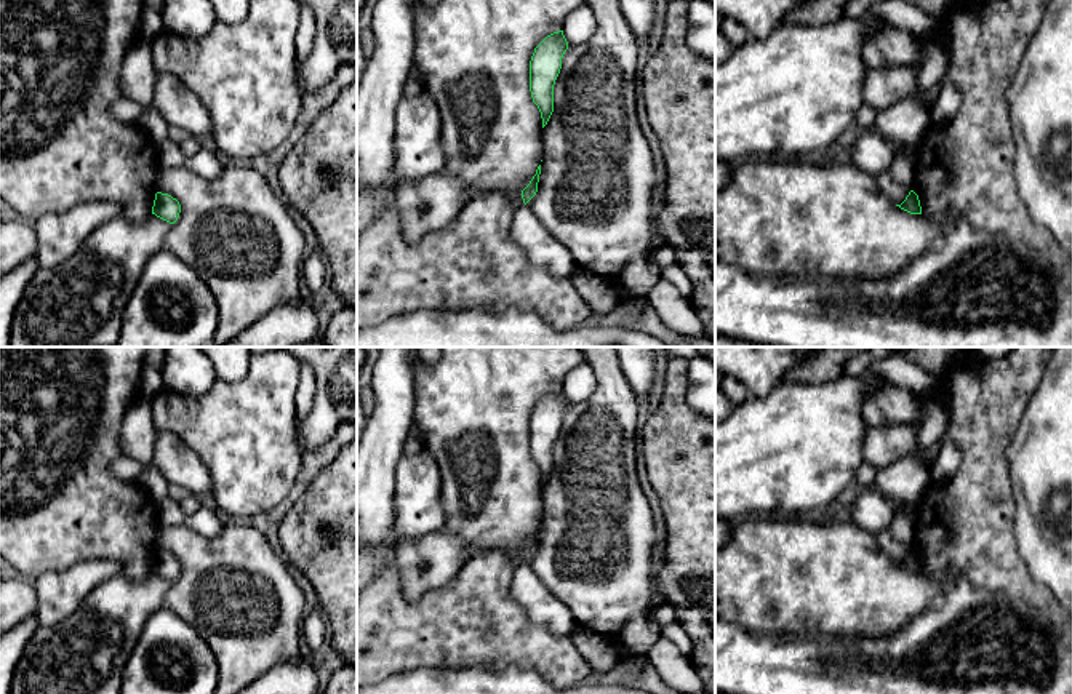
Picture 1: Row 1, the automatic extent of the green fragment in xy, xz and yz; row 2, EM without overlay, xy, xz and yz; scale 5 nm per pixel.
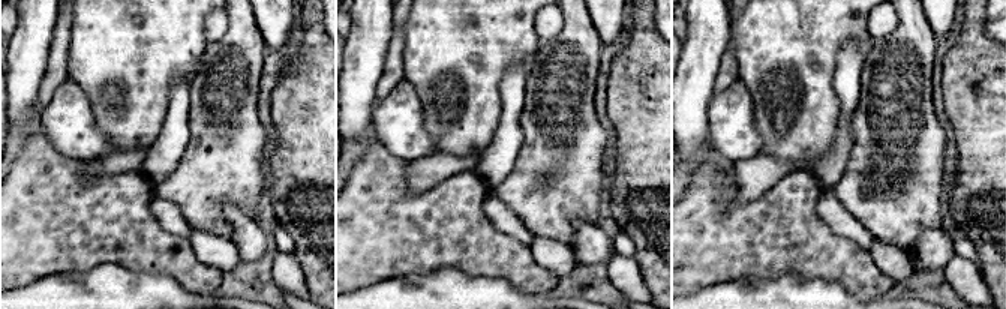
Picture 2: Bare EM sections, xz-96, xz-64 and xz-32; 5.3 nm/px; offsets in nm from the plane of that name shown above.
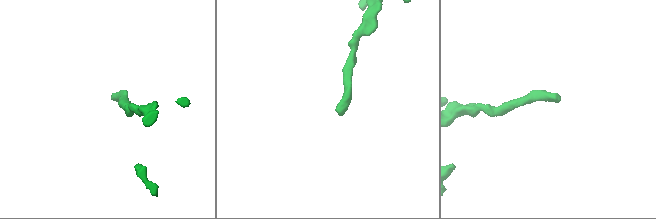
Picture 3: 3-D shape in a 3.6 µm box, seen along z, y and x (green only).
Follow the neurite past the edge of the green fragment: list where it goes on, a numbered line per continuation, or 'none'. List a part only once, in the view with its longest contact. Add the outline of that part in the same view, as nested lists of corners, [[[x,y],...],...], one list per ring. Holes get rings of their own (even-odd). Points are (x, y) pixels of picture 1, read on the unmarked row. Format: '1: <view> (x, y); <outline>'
none

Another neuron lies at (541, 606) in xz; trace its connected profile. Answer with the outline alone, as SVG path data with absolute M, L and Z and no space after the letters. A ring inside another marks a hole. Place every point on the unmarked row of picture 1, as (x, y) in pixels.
M528 563L515 566L510 596L533 624L549 628L554 635L573 636L578 625L573 612L533 574Z

